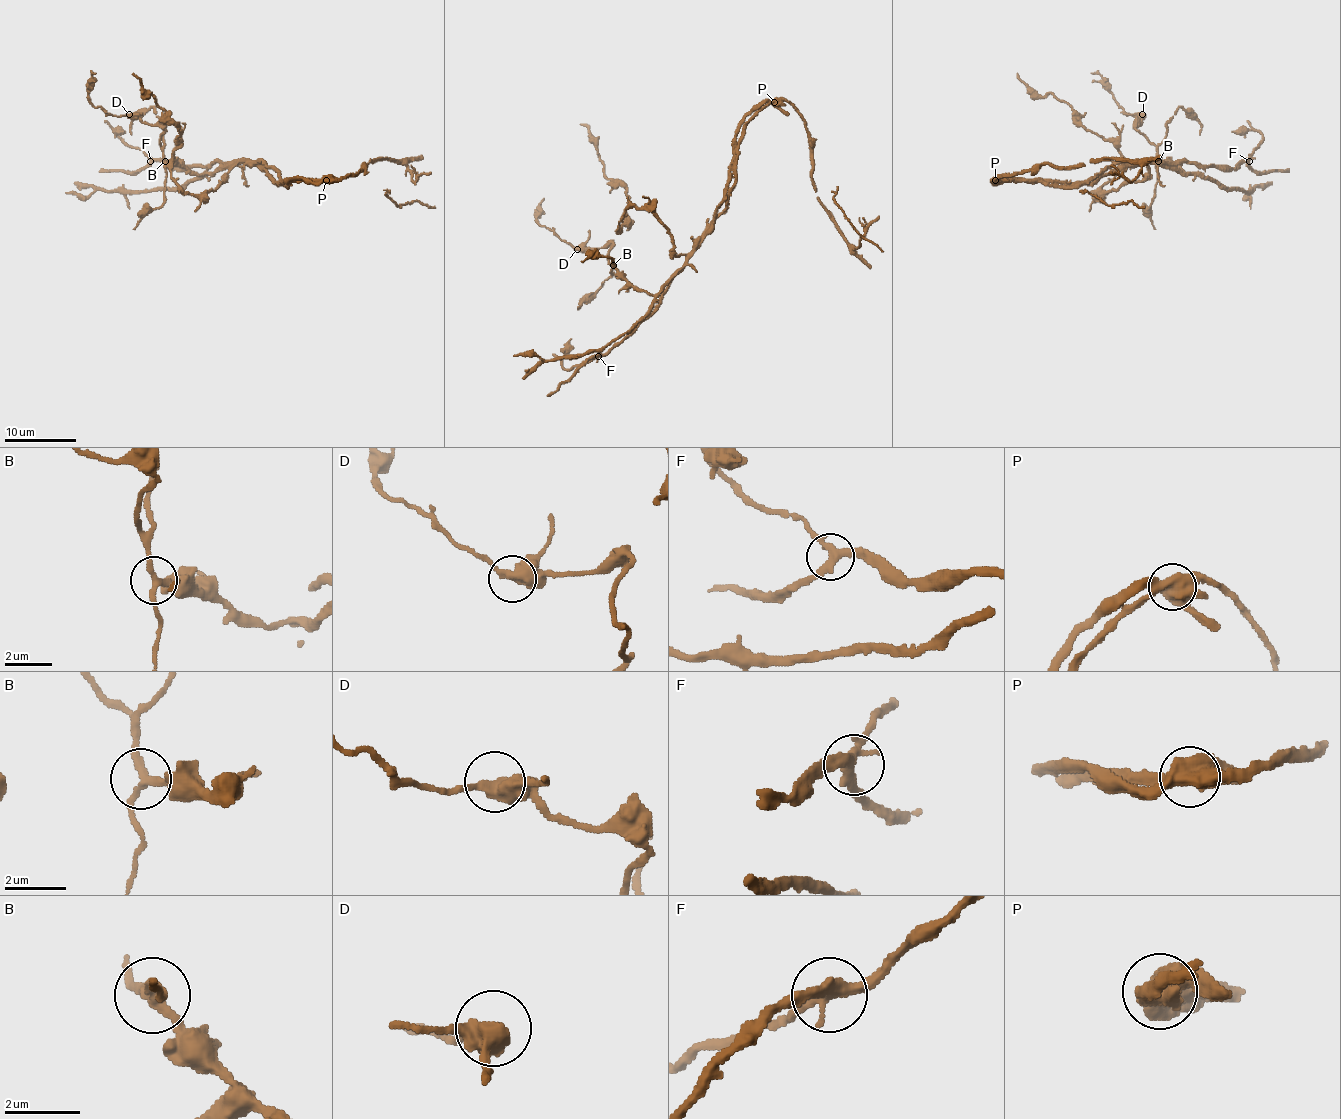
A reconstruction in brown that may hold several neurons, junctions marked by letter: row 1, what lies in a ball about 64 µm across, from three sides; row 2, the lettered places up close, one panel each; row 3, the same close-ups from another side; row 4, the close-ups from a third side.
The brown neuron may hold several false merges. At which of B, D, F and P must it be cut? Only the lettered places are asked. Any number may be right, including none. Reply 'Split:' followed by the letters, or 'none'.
Split: P

